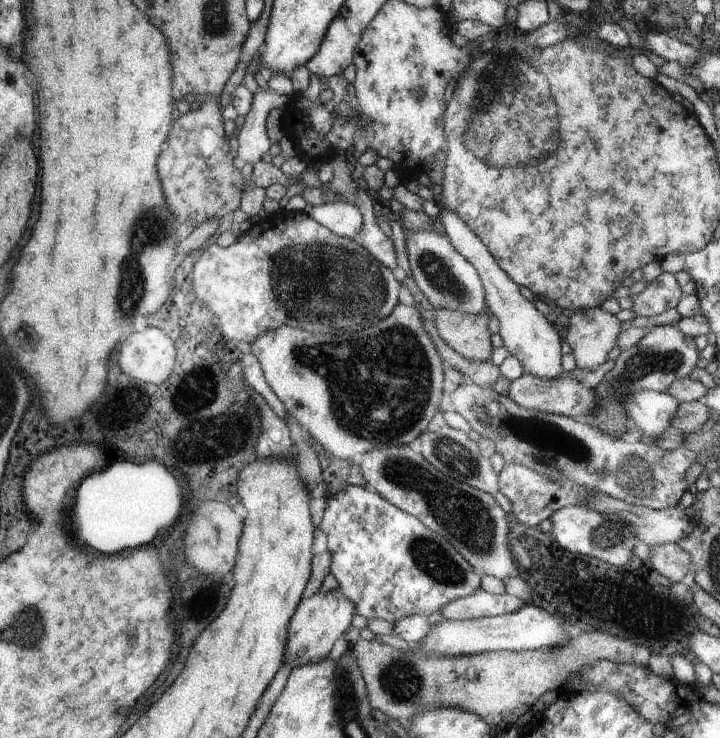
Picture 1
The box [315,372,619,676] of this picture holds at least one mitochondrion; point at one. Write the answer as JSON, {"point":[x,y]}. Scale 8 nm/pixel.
{"point":[464,516]}

